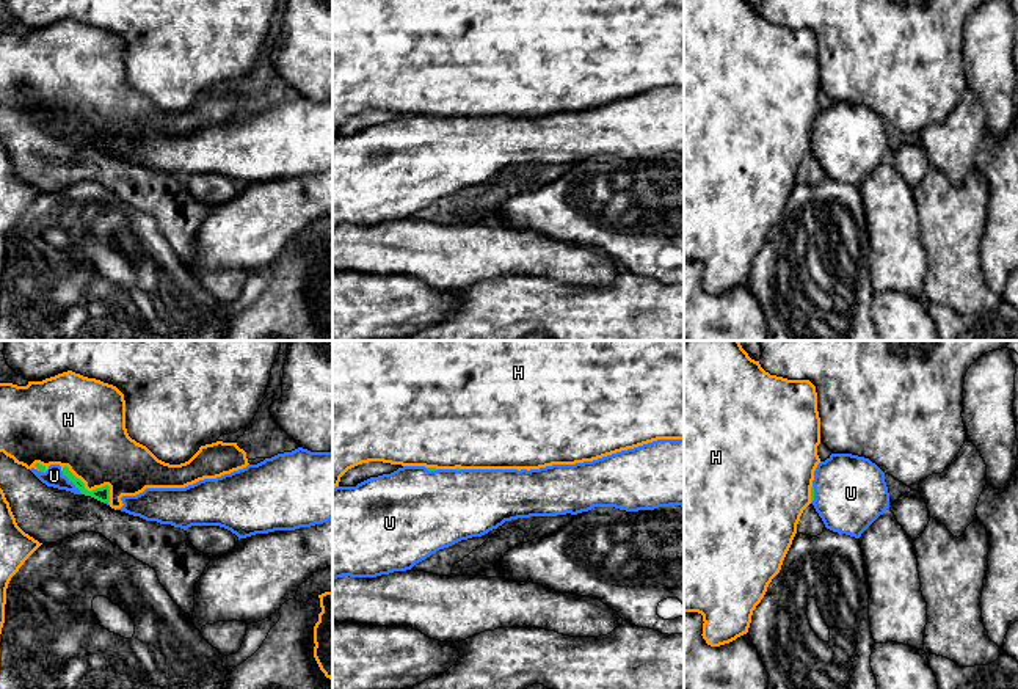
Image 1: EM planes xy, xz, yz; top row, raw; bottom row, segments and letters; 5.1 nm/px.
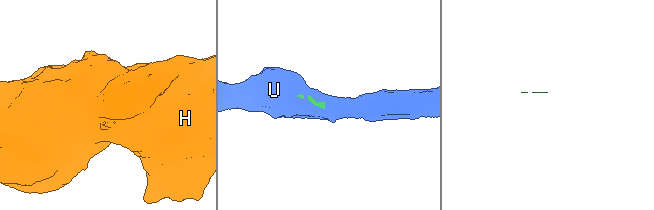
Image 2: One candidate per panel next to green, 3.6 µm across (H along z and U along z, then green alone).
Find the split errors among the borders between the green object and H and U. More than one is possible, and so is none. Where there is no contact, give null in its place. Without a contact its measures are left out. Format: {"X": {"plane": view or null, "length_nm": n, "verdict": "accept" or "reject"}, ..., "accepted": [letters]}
{"H": {"plane": "xy", "length_nm": 300, "verdict": "reject"}, "U": {"plane": "xy", "length_nm": 160, "verdict": "accept"}, "accepted": ["U"]}

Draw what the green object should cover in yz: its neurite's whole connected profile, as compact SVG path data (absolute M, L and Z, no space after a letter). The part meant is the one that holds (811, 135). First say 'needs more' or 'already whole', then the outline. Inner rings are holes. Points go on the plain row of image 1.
needs more; M831 102L814 119L811 152L827 177L860 187L889 157L885 121L869 107Z

